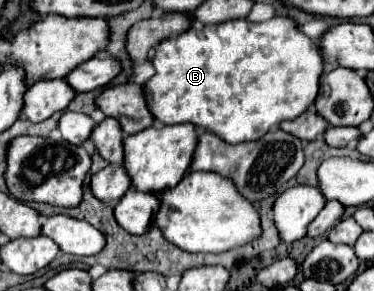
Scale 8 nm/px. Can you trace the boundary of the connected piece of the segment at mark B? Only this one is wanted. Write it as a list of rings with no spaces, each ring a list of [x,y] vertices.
[[[274,16],[260,24],[250,20],[206,24],[200,34],[190,28],[156,46],[152,60],[156,74],[144,84],[150,112],[162,124],[190,122],[198,128],[212,130],[228,144],[258,140],[266,132],[276,130],[284,120],[298,118],[316,102],[324,74],[324,58],[318,48],[318,40],[306,36],[292,18],[284,16]]]

